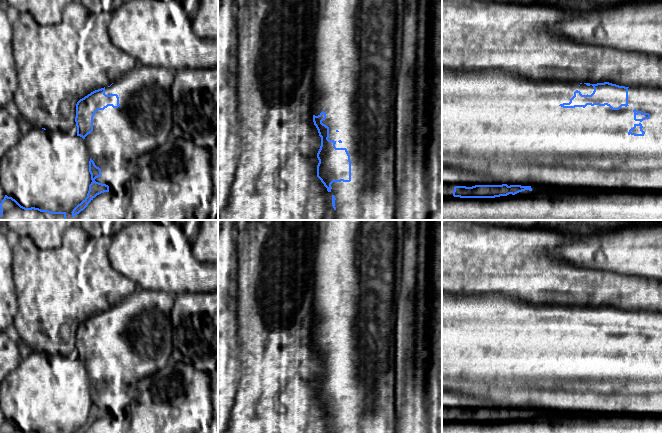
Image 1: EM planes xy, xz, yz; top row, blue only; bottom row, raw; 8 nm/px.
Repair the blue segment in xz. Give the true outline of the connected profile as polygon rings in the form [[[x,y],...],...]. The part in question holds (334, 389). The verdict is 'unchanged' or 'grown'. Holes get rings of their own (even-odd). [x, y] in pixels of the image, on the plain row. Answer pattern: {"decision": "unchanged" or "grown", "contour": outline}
{"decision": "unchanged", "contour": [[[322,335],[318,340],[313,339],[313,346],[321,361],[321,370],[317,377],[317,401],[328,416],[331,416],[333,406],[351,405],[351,385],[346,372],[336,372],[336,365],[329,364],[329,351],[322,347],[326,337]]]}

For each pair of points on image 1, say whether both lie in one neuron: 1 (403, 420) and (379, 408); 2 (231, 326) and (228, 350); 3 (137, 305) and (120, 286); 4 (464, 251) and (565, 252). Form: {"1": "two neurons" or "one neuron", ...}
{"1": "two neurons", "2": "one neuron", "3": "two neurons", "4": "two neurons"}

